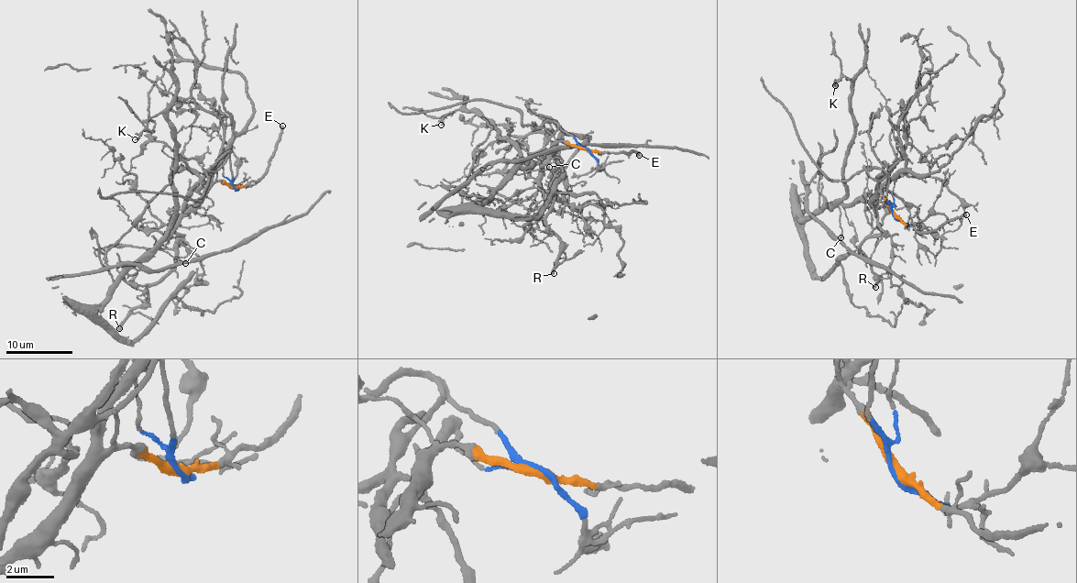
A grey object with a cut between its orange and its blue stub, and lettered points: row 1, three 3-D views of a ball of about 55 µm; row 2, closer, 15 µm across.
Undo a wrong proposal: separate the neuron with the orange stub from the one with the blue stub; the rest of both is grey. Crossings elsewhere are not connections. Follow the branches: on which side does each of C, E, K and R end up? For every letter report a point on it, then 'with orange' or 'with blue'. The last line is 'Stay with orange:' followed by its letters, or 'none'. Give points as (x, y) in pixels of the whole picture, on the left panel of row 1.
C: place (185, 263); with orange
E: place (282, 126); with orange
K: place (135, 139); with orange
R: place (119, 328); with blue
Stay with orange: C, E, K

